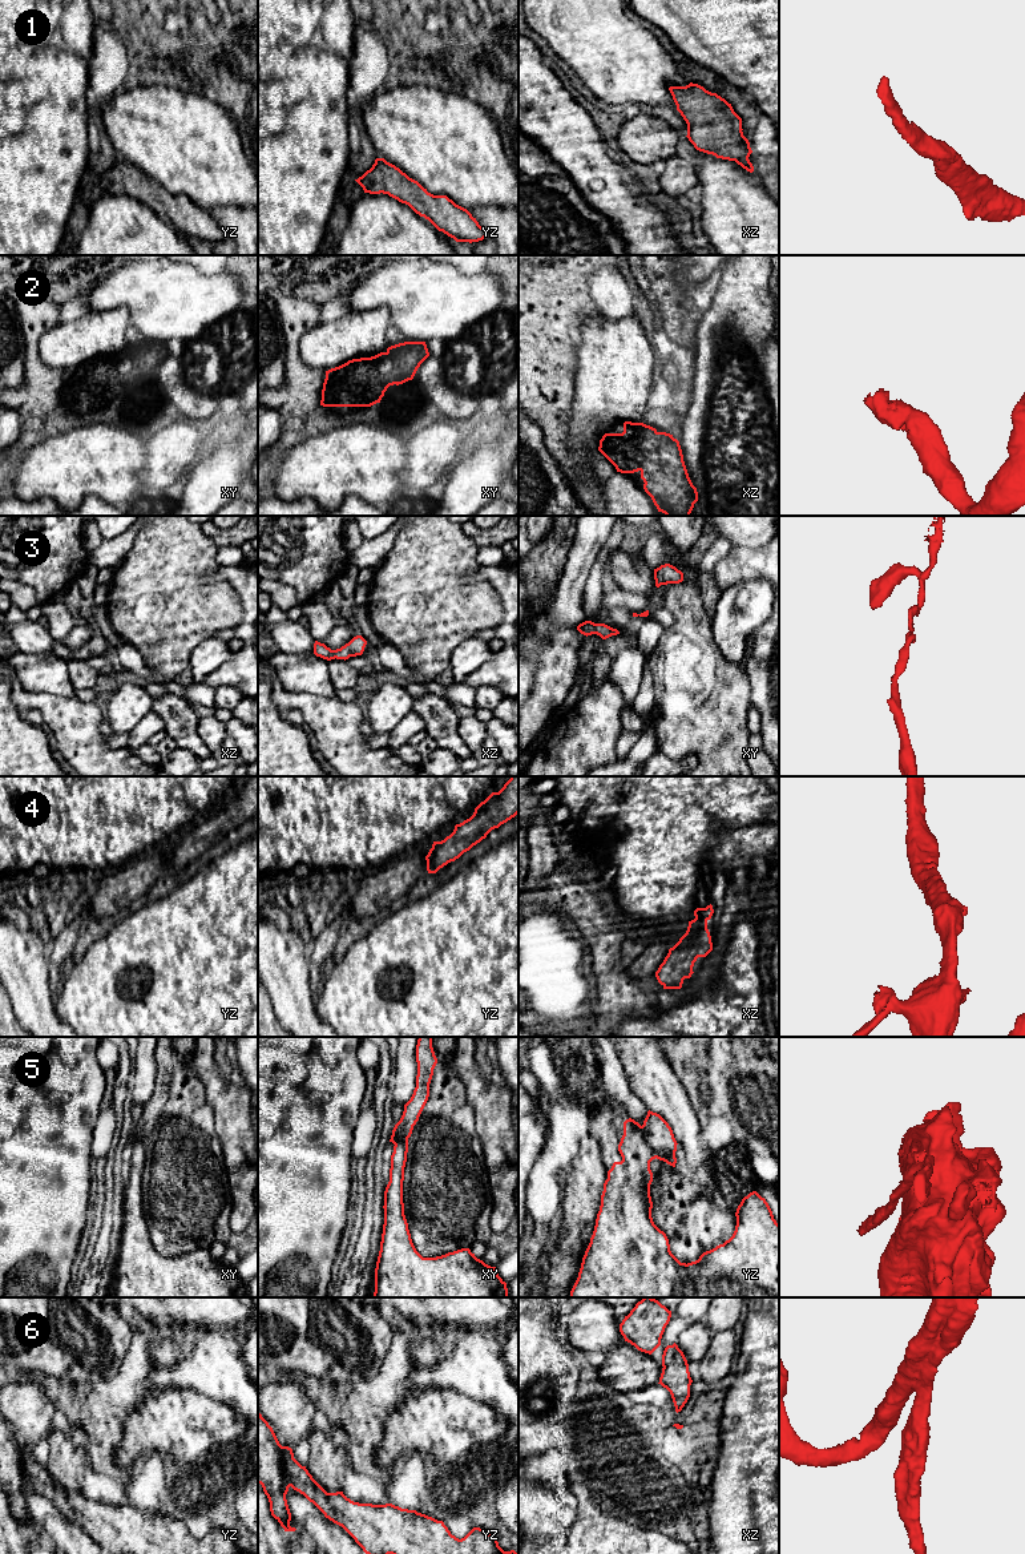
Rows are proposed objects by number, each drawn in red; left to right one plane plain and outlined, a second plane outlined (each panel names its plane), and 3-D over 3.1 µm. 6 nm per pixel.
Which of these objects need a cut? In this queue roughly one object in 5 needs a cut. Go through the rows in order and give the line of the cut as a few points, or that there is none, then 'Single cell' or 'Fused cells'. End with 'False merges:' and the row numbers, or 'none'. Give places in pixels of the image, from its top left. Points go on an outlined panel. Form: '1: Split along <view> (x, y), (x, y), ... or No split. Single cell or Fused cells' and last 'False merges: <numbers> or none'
1: No split. Single cell
2: No split. Single cell
3: No split. Single cell
4: No split. Single cell
5: Split along yz (641, 1126), (644, 1139), (656, 1157). Fused cells
6: No split. Single cell
False merges: 5

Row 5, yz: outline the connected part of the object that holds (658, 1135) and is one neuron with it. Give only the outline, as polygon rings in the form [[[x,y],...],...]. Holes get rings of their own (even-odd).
[[[649,1110],[642,1125],[642,1133],[655,1158],[675,1167],[678,1143],[669,1123],[659,1114]]]

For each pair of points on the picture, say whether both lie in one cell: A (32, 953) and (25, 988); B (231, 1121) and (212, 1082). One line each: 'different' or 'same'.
A: same
B: same

